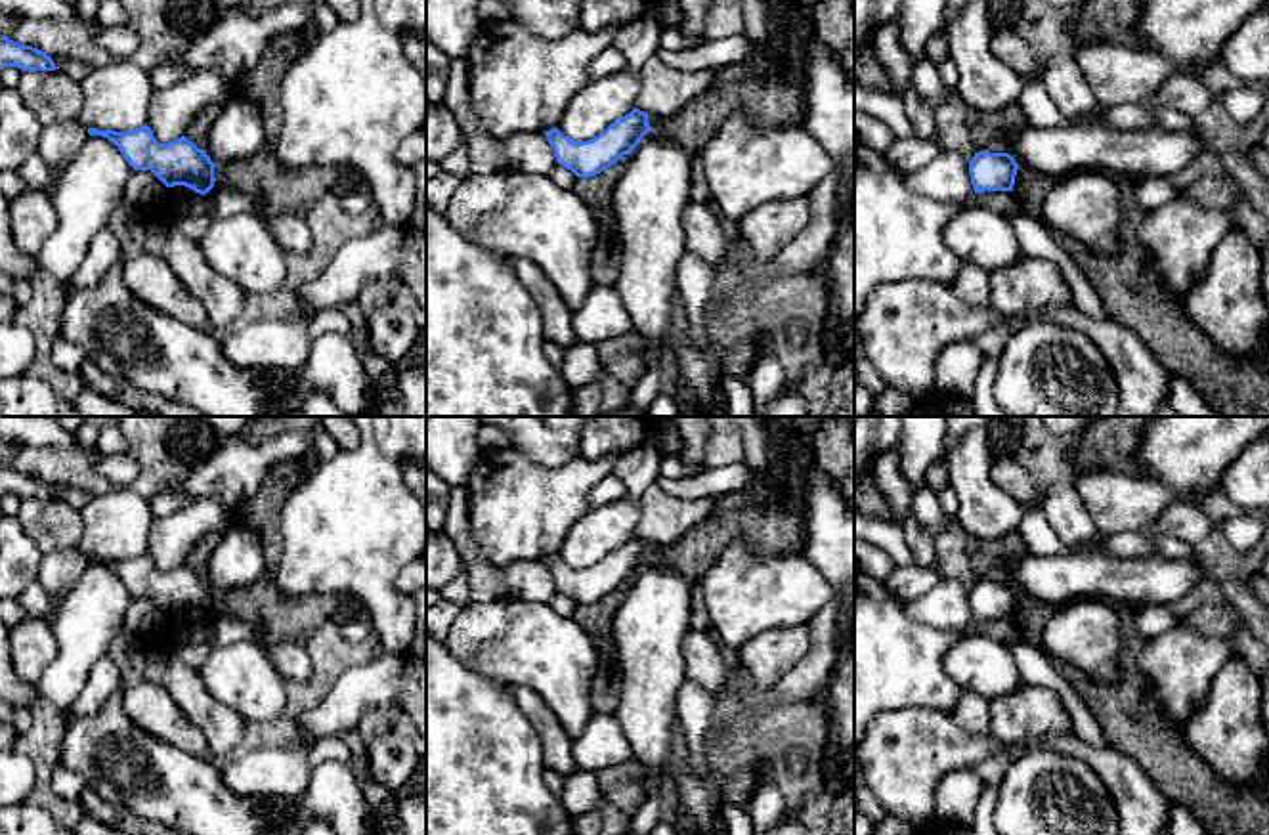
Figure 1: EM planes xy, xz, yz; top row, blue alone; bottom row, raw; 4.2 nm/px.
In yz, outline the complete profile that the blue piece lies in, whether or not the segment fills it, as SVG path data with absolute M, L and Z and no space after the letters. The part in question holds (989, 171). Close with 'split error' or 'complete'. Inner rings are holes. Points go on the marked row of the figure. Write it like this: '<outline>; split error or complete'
M979 151L969 162L975 193L1013 191L1019 164L1009 153Z; complete

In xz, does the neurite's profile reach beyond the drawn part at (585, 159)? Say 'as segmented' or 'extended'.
as segmented

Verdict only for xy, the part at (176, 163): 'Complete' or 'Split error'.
Complete

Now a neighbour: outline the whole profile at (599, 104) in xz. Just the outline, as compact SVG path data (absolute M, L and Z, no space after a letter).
M625 65L621 71L583 86L566 107L558 130L575 141L587 141L612 122L634 109L640 92L642 69Z

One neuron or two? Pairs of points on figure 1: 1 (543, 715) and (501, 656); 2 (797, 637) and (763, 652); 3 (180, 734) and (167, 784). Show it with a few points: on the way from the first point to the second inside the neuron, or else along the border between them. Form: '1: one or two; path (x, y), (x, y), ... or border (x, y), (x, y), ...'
1: two; border (509, 685), (530, 688), (559, 717)
2: one; path (790, 644), (771, 652)
3: two; border (136, 727), (207, 759)

